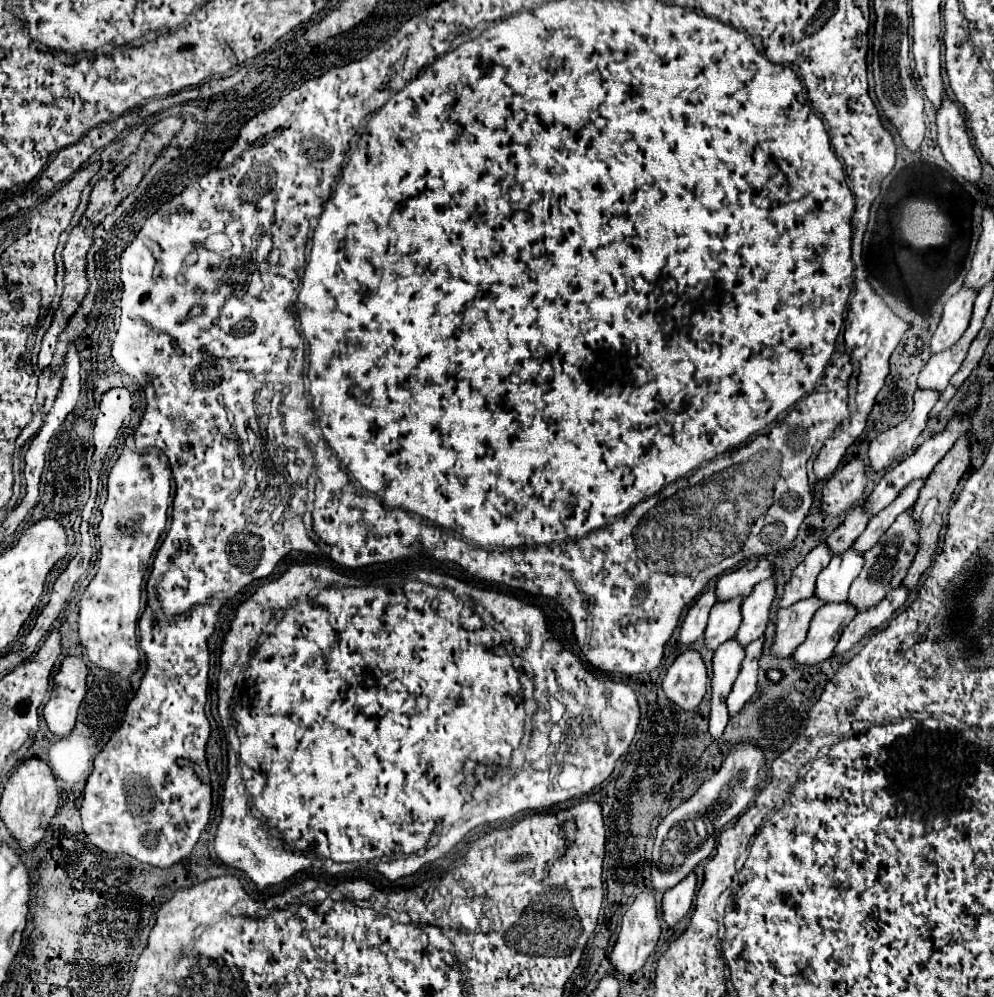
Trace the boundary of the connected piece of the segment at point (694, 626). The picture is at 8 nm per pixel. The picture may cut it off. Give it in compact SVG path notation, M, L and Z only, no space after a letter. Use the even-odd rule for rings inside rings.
M709 588L687 610L687 616L685 616L685 620L681 624L681 632L679 632L679 644L691 646L703 636L703 630L705 630L705 624L707 624L707 616L709 616L709 610L711 610L713 604L715 604L713 588Z

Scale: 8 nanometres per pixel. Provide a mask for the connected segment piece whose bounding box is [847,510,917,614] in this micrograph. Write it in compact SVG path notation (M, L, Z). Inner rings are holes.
M903 512L899 516L899 520L895 520L891 524L891 528L885 532L885 536L879 540L879 544L875 544L863 558L863 570L861 574L853 580L851 588L849 588L849 606L853 606L857 610L857 614L871 610L873 606L877 606L889 590L895 590L901 586L901 580L905 578L905 572L909 568L909 560L913 560L913 552L917 552L917 530L913 528L913 522L909 520L909 512Z

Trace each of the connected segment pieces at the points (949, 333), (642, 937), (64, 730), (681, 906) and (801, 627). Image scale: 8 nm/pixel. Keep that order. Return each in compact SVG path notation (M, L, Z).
M961 288L955 296L951 296L943 308L941 322L931 336L931 354L939 354L945 348L951 348L967 330L975 292L969 288Z
M643 892L637 896L633 906L623 916L621 932L619 932L619 938L617 938L615 948L611 952L611 964L613 964L615 972L625 976L625 978L631 978L635 972L639 972L643 968L645 960L649 958L649 954L653 952L653 948L657 946L659 934L661 934L661 922L657 916L655 896L651 892Z
M69 656L61 662L59 672L53 678L53 692L43 708L47 728L57 738L71 734L79 706L85 698L87 666L81 658Z
M689 874L687 880L683 880L681 884L673 886L669 892L663 894L661 912L663 912L663 920L669 930L673 930L681 922L681 918L691 910L695 884L697 884L695 874Z
M811 596L809 600L801 600L791 608L783 608L777 612L775 638L769 650L773 658L783 660L795 652L795 648L805 640L809 622L813 614L819 610L819 606L821 606L821 600Z

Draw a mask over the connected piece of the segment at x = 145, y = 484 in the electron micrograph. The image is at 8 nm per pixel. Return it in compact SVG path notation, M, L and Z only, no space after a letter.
M125 448L109 472L107 502L99 524L99 570L79 602L79 642L93 666L131 680L141 666L137 644L139 598L145 570L167 524L171 498L171 468L157 452Z

